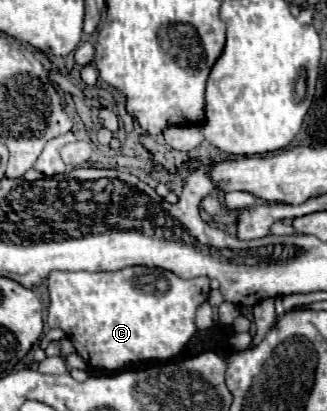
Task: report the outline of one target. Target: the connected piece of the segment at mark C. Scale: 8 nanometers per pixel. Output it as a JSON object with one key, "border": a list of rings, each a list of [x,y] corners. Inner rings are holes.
{"border":[[[127,266],[115,272],[51,272],[47,278],[49,288],[49,314],[47,324],[61,328],[73,342],[77,354],[97,370],[117,372],[125,364],[143,360],[169,360],[183,352],[195,328],[195,310],[209,296],[209,278],[197,276],[183,280],[163,268]]]}

